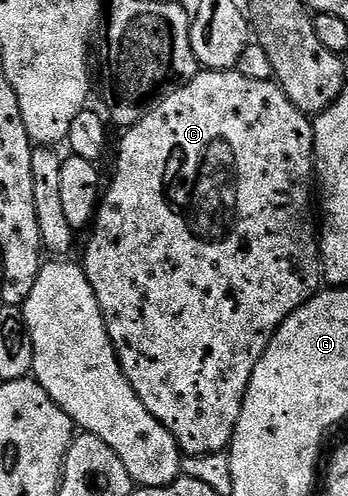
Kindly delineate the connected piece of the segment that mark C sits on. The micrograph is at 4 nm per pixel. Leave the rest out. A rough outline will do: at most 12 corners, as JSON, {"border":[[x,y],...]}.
{"border":[[202,70],[82,267],[134,394],[223,452],[322,288],[312,120]]}

